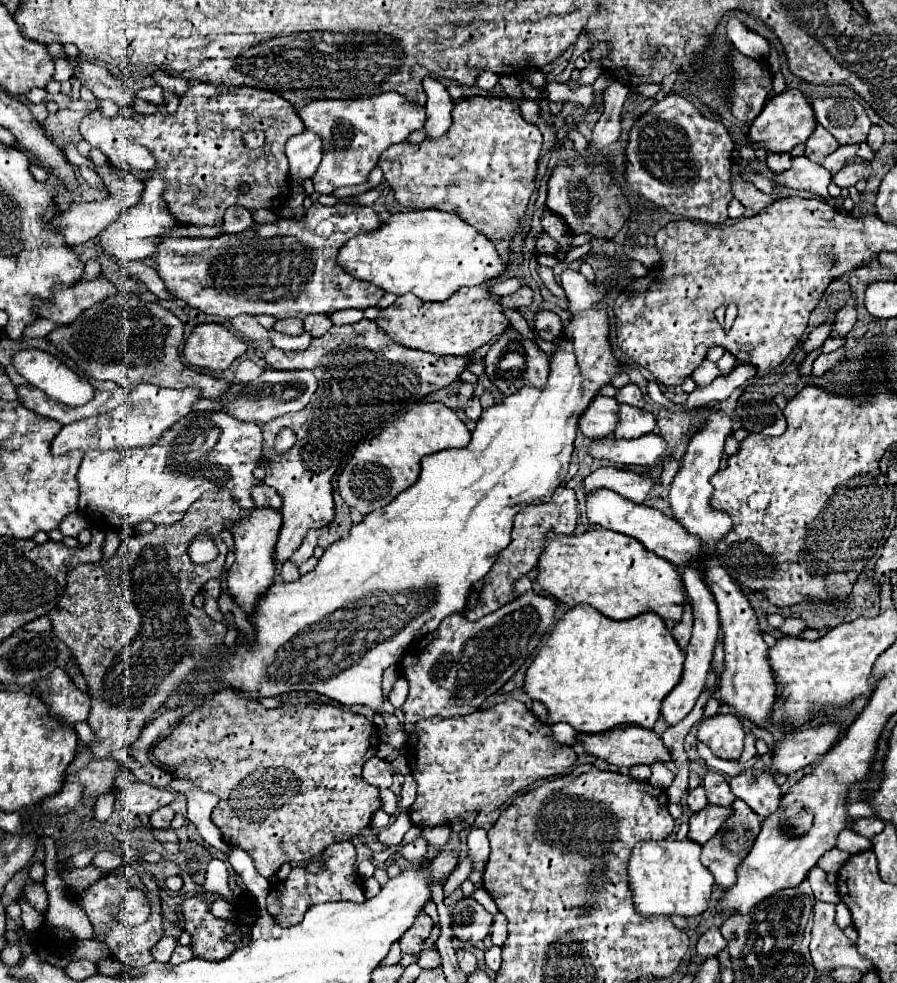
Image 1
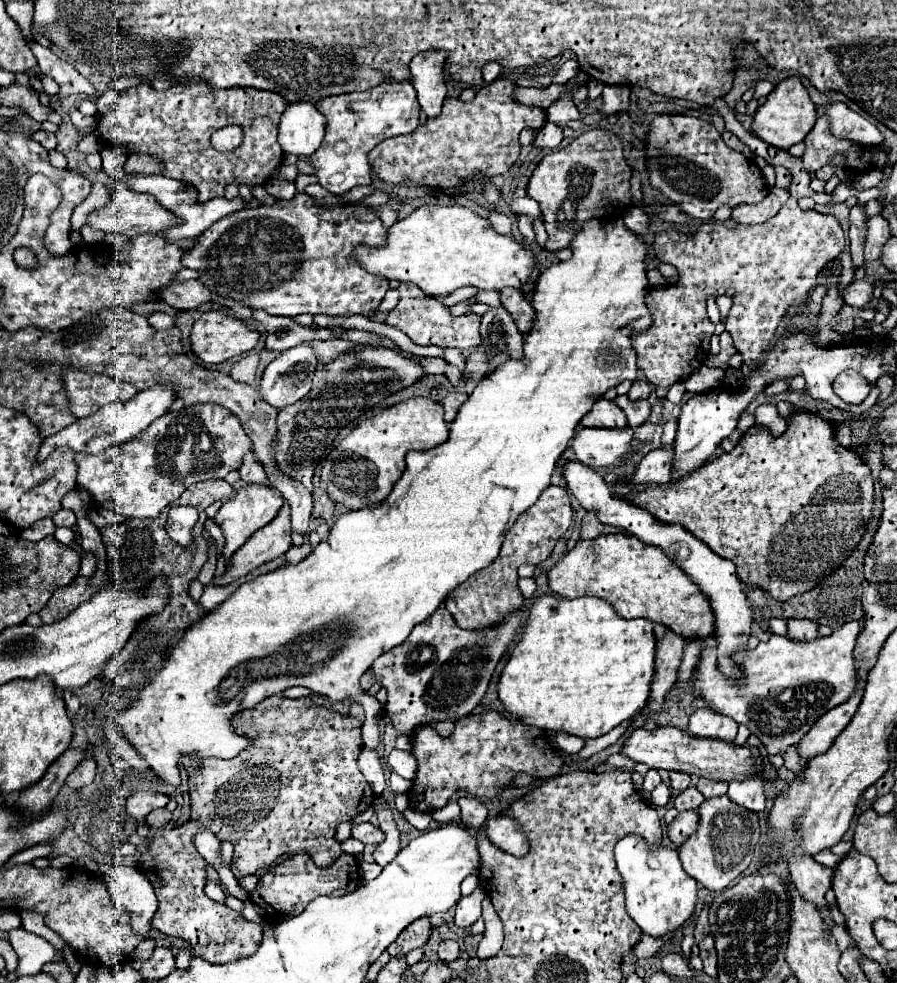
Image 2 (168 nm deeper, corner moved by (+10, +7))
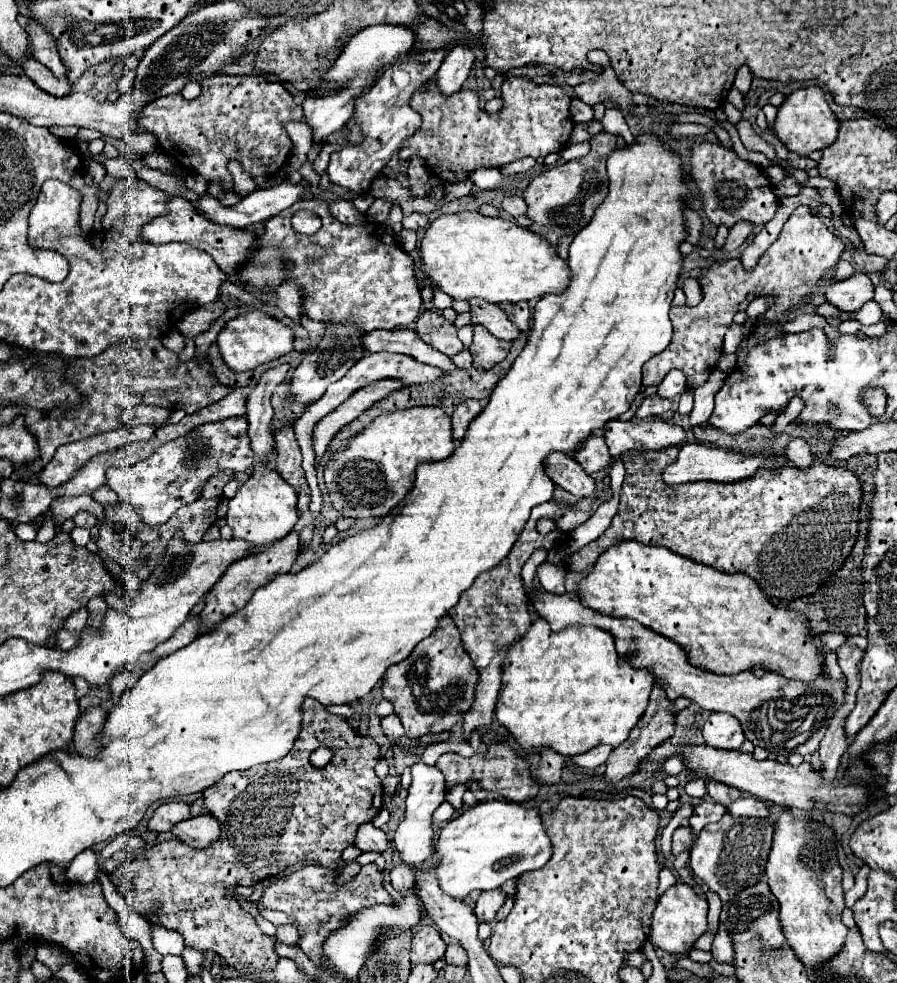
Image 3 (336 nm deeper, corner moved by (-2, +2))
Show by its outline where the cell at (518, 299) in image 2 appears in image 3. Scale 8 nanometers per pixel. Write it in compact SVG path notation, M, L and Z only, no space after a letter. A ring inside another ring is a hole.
M520 302L520 304L498 304L500 308L504 308L506 316L518 326L518 330L528 330L530 328L530 306L528 302Z

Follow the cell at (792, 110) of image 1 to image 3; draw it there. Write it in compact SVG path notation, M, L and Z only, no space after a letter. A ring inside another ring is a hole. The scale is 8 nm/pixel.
M810 86L810 88L802 88L792 92L784 104L778 108L778 116L776 116L776 136L780 138L780 142L790 150L796 152L800 156L808 156L816 150L826 148L828 144L832 144L838 136L838 128L840 128L840 120L836 120L836 116L832 116L832 110L824 98L822 88L818 86Z

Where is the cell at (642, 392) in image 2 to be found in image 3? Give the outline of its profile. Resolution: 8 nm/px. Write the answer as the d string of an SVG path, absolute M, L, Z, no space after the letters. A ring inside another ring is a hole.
M680 370L668 372L666 378L664 378L664 380L660 382L660 386L658 386L658 394L660 394L662 398L674 398L674 396L682 394L684 390L688 390L688 386L686 386L686 376L684 376L684 372L680 372Z

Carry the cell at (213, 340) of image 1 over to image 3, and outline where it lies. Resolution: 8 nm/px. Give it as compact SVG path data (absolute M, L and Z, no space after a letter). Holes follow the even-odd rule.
M260 310L240 314L238 318L230 320L226 328L218 334L218 346L220 346L222 358L234 372L254 370L260 364L266 364L270 360L290 354L294 348L292 342L294 342L294 332L286 324L270 316L268 312L260 312Z

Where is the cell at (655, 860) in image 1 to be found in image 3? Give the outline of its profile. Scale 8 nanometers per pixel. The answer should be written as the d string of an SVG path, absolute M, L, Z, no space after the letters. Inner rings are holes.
M674 884L672 888L668 888L664 892L664 896L660 896L660 902L658 902L658 906L654 910L654 916L652 916L652 926L650 926L648 940L654 946L658 946L658 948L662 948L670 954L684 954L708 930L706 914L708 914L708 902L704 898L700 898L686 884Z

